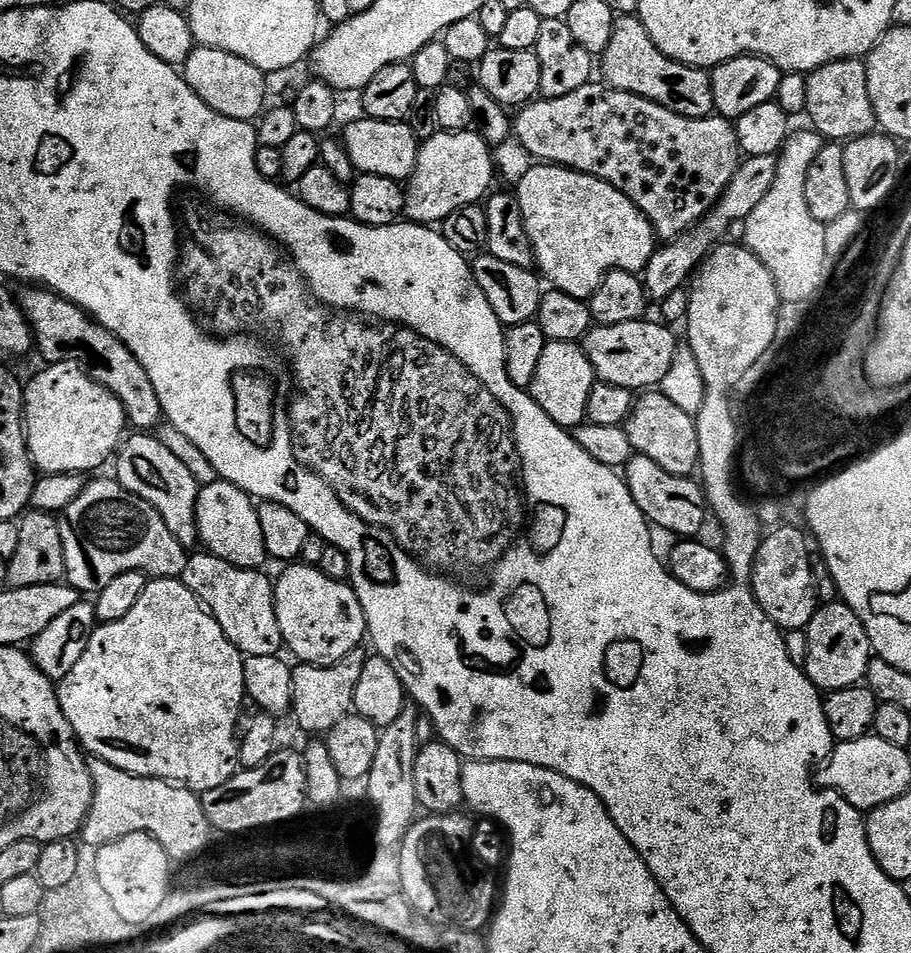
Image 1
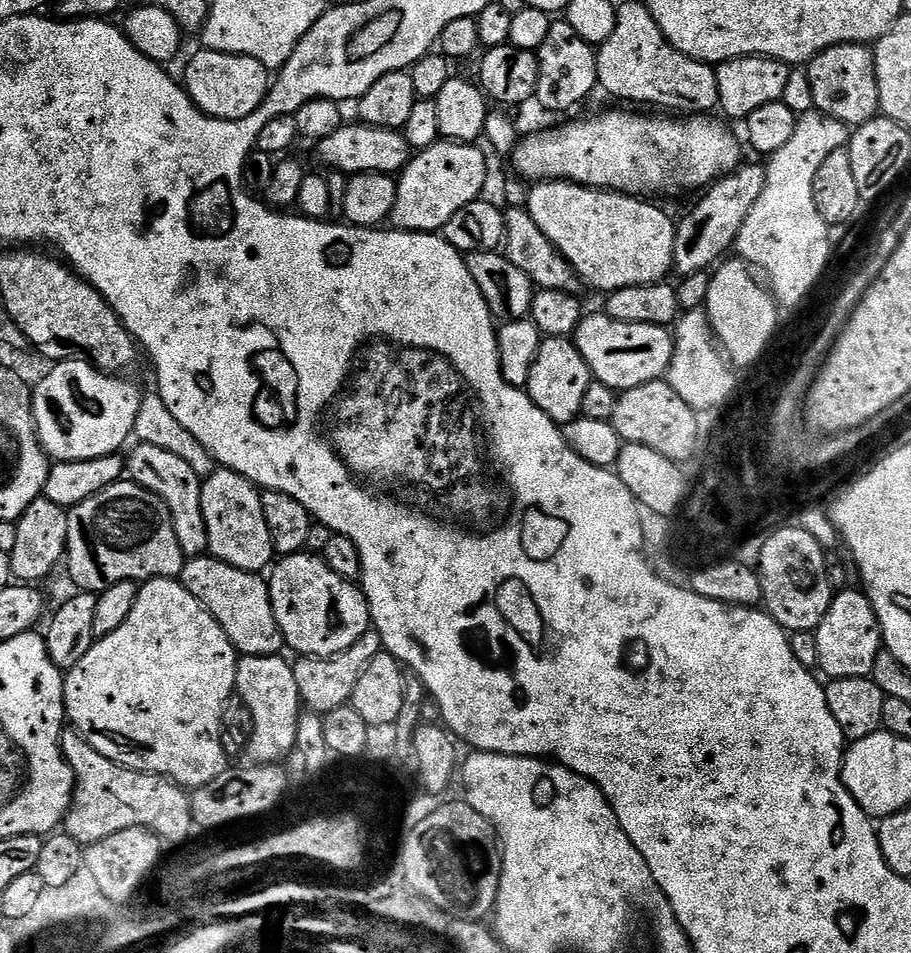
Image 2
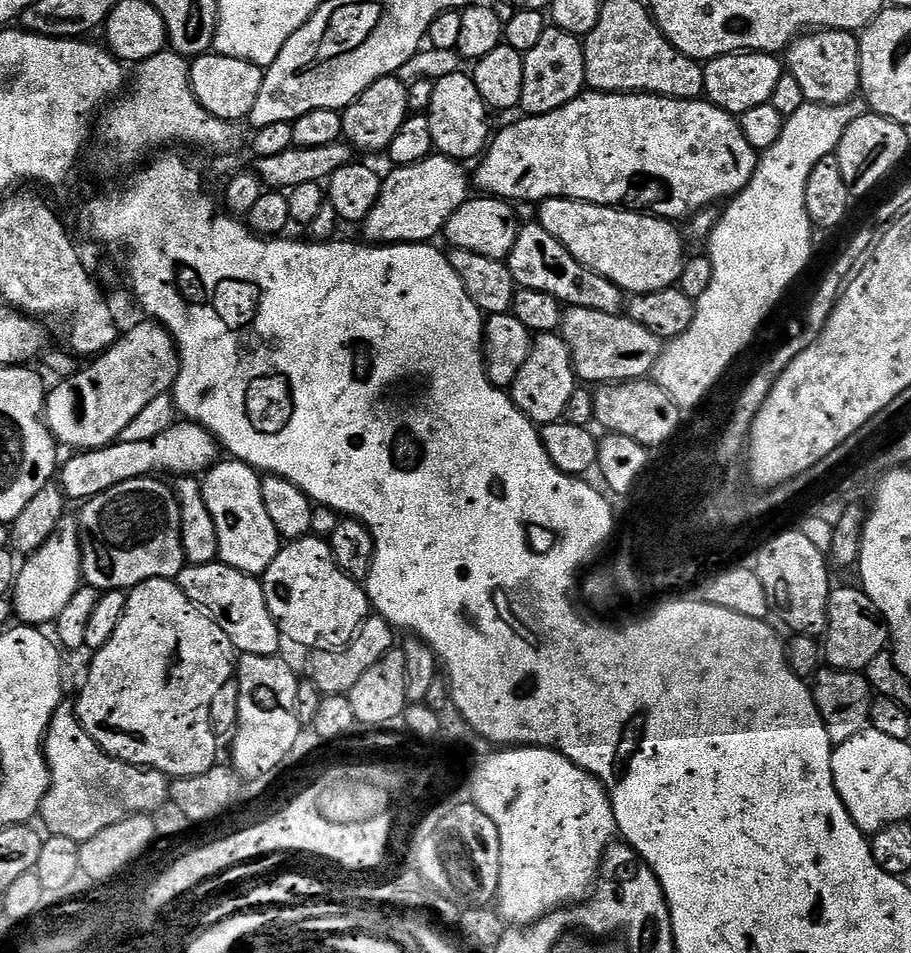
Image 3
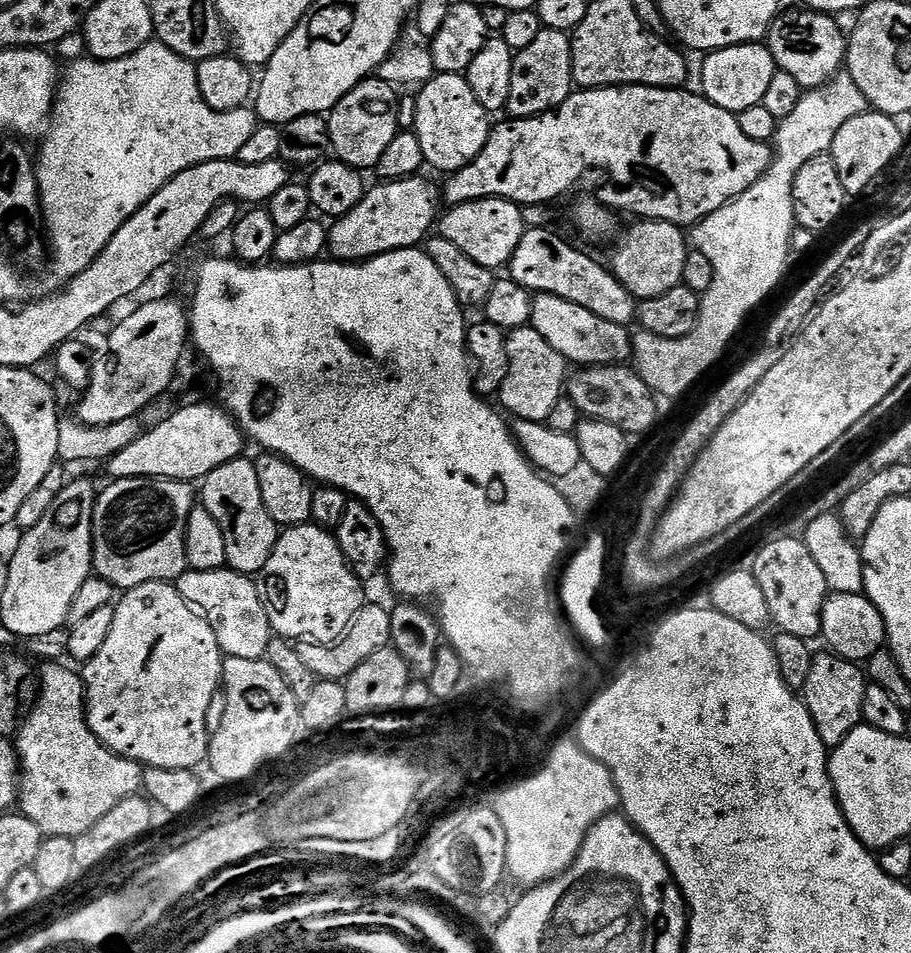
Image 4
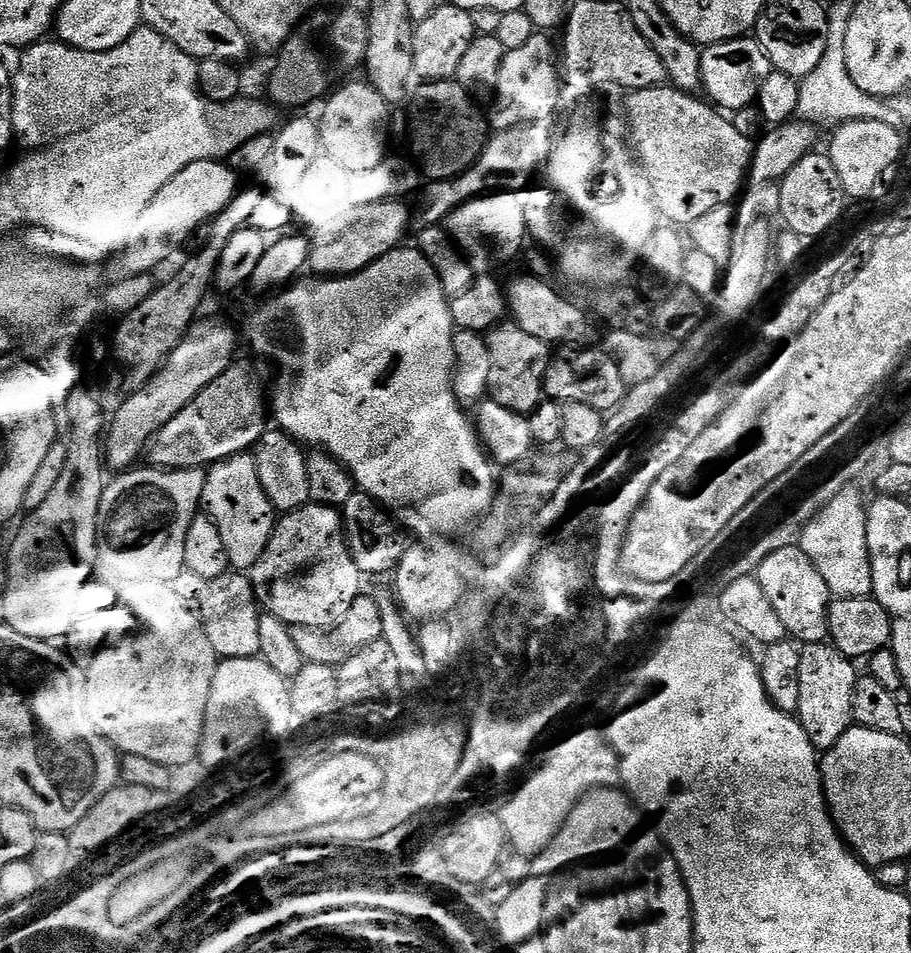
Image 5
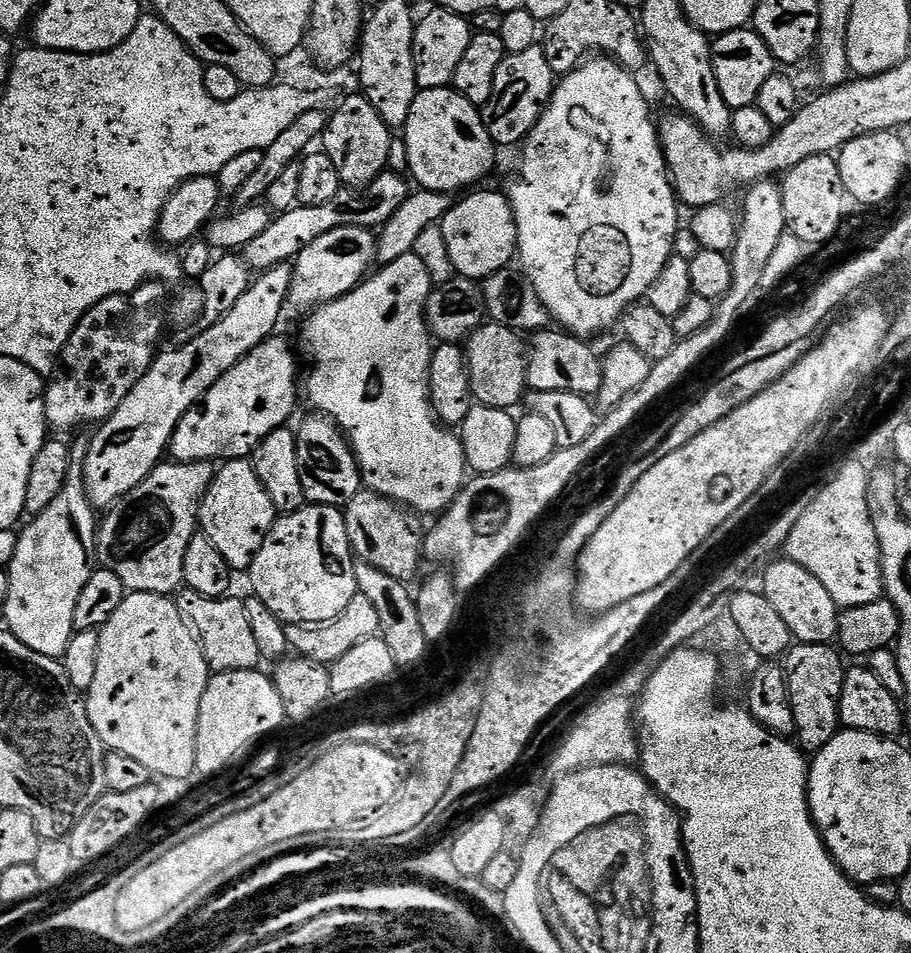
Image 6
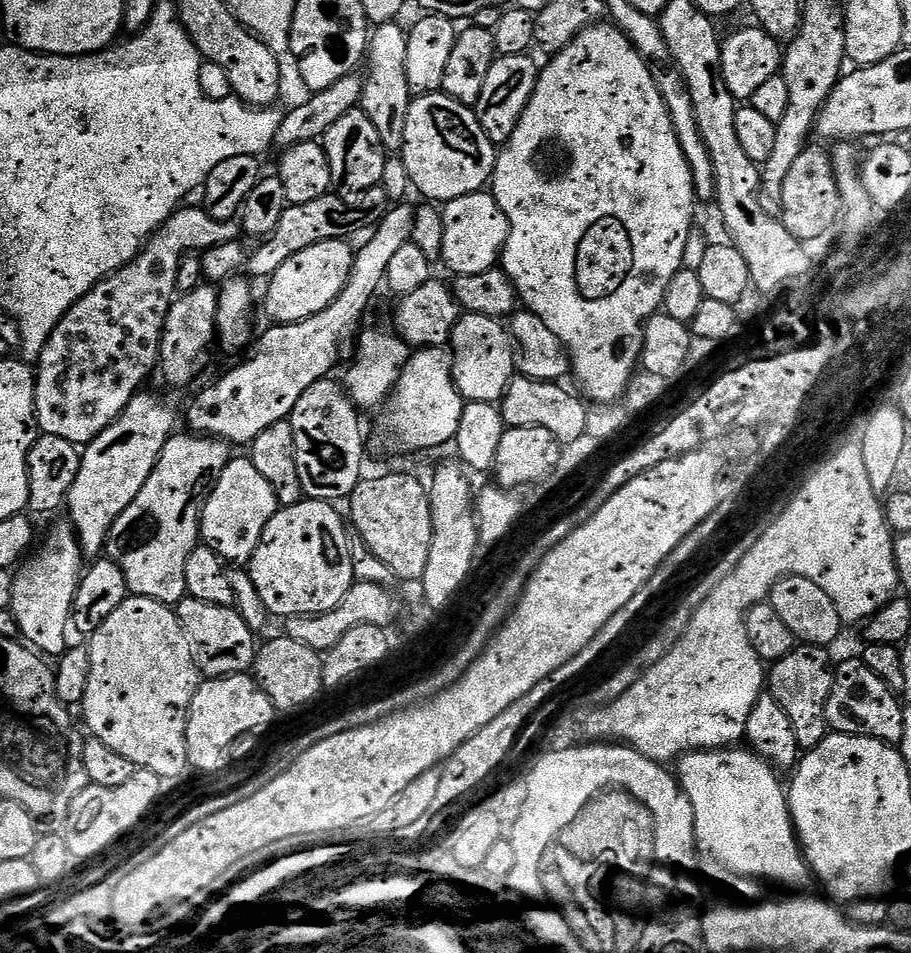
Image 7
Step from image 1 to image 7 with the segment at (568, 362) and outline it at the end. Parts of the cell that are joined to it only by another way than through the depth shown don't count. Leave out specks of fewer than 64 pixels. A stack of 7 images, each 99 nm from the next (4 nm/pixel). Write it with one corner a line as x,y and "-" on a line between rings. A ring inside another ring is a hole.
469,312
461,315
454,326
450,351
452,354
452,383
468,402
496,404
503,400
512,377
518,372
518,349
511,331
494,316

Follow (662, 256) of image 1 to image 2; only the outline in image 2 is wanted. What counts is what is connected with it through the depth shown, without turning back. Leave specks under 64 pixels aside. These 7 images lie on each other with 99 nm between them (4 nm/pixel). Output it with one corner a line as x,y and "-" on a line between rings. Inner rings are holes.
747,164
717,180
701,195
705,196
678,220
672,254
677,277
693,276
695,272
711,269
725,255
723,252
733,247
736,234
764,184
764,168
761,165

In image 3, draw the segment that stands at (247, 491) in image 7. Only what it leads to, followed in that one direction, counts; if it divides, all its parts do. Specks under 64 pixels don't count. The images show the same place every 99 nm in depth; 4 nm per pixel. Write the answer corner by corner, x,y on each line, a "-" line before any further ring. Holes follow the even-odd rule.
231,458
221,459
202,476
206,510
210,510
218,532
219,563
257,578
263,577
282,547
278,530
274,530
270,514
266,514
266,502
262,502
261,479
256,469

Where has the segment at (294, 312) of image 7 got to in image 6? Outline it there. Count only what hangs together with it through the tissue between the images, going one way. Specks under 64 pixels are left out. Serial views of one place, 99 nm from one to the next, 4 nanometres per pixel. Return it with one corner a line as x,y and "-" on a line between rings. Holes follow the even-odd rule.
342,226
330,230
330,234
322,234
322,238
314,238
292,264
292,285
288,291
291,303
311,310
355,290
376,264
377,241
373,229
358,226

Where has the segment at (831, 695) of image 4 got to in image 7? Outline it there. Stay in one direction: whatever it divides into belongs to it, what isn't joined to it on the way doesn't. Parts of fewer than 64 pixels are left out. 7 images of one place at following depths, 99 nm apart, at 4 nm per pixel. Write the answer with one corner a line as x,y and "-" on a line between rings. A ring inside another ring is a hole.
800,644
787,652
782,659
775,661
770,668
770,692
779,704
786,710
790,722
794,726
797,745
807,750
822,743
830,729
826,718
826,702
830,698
832,677
834,675
834,660
828,657
829,649
818,644

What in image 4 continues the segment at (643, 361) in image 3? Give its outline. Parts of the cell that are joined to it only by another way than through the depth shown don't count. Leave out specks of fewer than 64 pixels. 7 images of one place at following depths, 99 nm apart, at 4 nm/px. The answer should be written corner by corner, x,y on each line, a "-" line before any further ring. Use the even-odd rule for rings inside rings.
539,293
532,301
532,322
530,327
538,330
538,334
542,334
542,338
546,338
546,342
550,342
550,346
554,346
554,350
558,350
558,354
564,356
565,361
572,366
620,366
625,362
631,361
632,358
632,338
633,333
629,331
625,325
618,322
606,322
606,318
598,318
598,314
590,314
590,310
586,310
586,306
577,306
574,302
566,302
566,298
558,298
554,294

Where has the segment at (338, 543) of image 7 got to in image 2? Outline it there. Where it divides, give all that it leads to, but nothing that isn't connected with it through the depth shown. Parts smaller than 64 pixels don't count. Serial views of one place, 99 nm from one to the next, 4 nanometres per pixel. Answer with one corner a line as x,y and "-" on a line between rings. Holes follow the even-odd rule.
307,551
296,552
275,561
271,569
272,576
267,577
270,606
274,610
274,618
278,622
280,632
284,636
285,645
293,648
300,656
337,656
339,652
350,650
362,634
370,631
368,600
363,591
353,581
343,580
326,562
316,554

